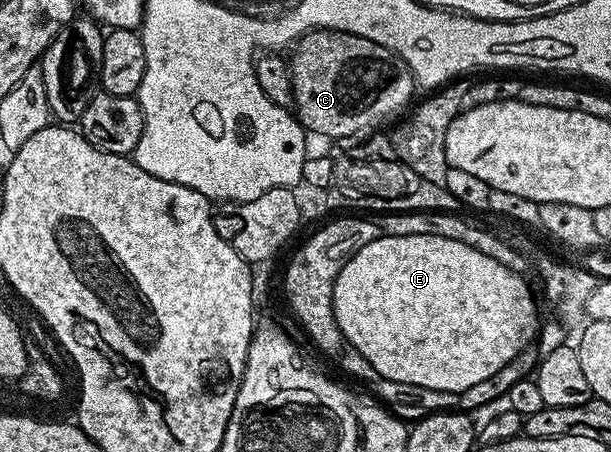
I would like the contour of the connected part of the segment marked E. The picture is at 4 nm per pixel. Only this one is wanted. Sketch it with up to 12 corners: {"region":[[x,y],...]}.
{"region":[[380,236],[333,308],[380,379],[460,395],[536,341],[524,275]]}

